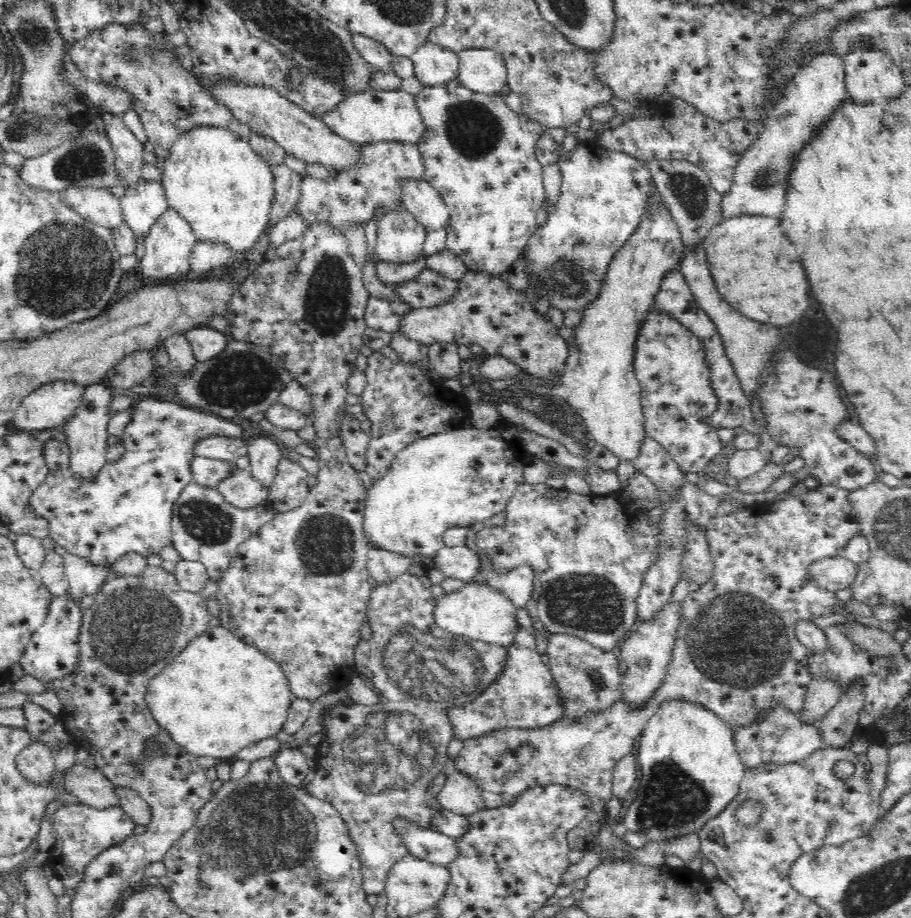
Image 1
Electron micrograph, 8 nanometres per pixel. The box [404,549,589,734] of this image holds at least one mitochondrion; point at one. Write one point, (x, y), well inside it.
(457, 710)

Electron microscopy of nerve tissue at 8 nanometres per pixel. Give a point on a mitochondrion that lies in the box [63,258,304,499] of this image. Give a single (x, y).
(239, 380)

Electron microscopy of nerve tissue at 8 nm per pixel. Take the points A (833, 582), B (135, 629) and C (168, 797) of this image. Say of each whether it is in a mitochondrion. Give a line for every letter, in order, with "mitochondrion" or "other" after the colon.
A: other
B: mitochondrion
C: other

